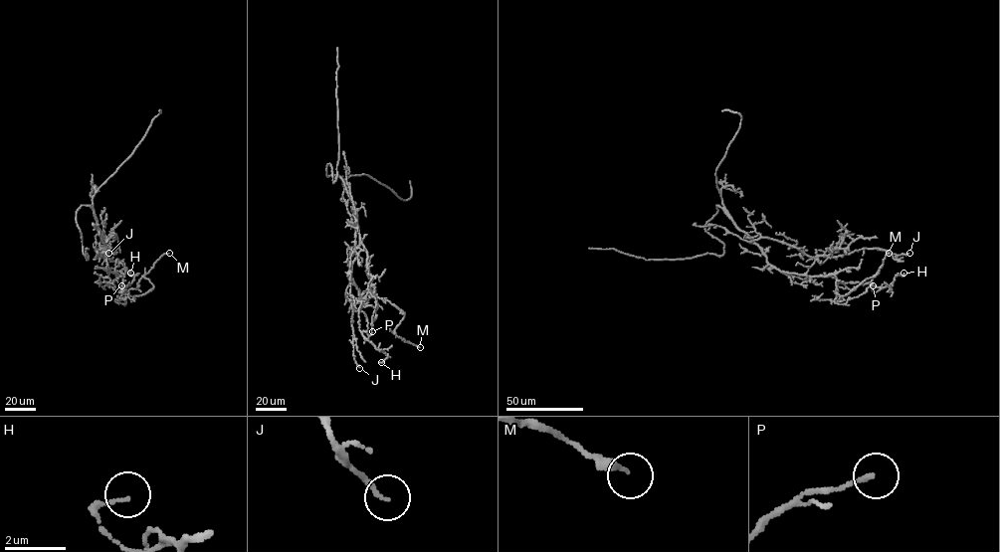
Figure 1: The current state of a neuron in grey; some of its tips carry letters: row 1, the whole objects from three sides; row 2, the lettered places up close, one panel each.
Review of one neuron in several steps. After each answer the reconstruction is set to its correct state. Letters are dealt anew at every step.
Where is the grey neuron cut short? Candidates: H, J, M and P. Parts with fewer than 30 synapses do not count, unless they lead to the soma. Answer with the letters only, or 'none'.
none

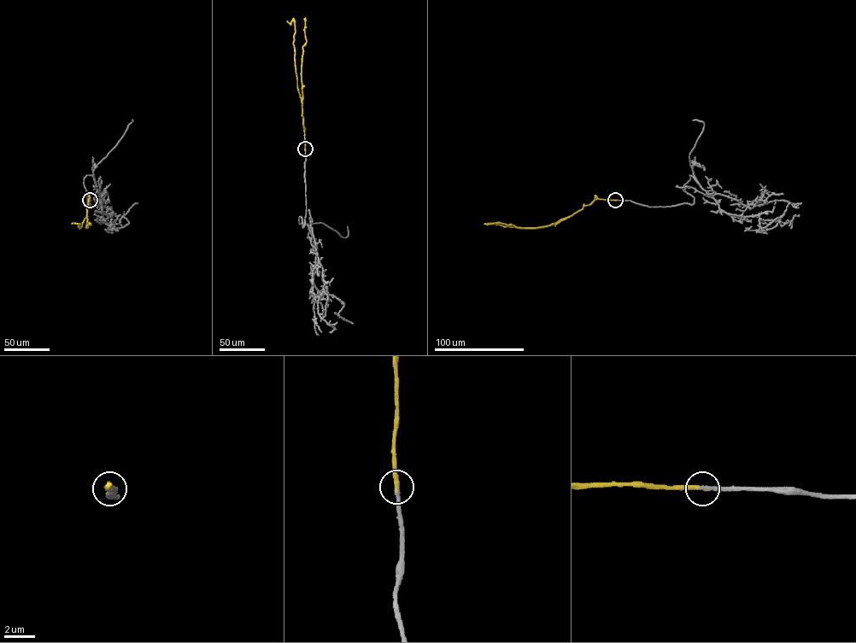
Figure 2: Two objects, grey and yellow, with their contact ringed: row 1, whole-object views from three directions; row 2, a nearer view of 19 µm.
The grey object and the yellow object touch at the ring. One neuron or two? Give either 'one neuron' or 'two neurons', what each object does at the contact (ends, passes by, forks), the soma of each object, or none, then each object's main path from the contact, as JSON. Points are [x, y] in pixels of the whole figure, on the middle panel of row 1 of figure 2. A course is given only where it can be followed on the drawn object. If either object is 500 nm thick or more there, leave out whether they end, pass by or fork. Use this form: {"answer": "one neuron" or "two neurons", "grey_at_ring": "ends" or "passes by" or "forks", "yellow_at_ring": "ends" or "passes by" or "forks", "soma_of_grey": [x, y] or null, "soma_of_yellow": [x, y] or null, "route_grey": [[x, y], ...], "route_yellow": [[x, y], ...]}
{"answer": "one neuron", "grey_at_ring": "ends", "yellow_at_ring": "ends", "soma_of_grey": null, "soma_of_yellow": null, "route_grey": [[305, 149], [306, 215], [304, 226], [301, 216], [299, 223], [314, 240], [326, 293], [353, 324]], "route_yellow": [[305, 149], [301, 102], [297, 89], [293, 43], [295, 20], [290, 24], [287, 20]]}

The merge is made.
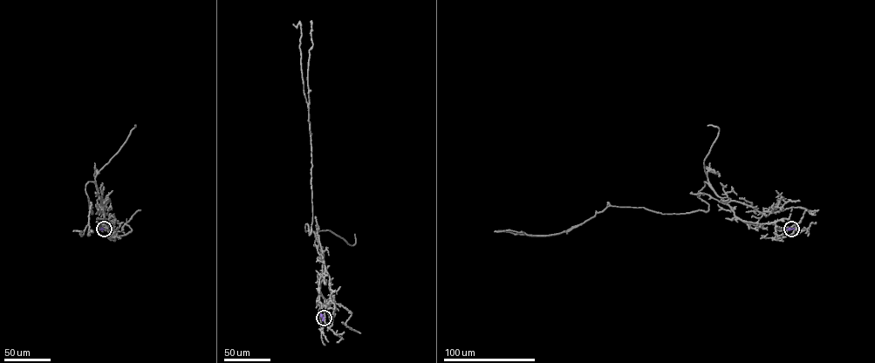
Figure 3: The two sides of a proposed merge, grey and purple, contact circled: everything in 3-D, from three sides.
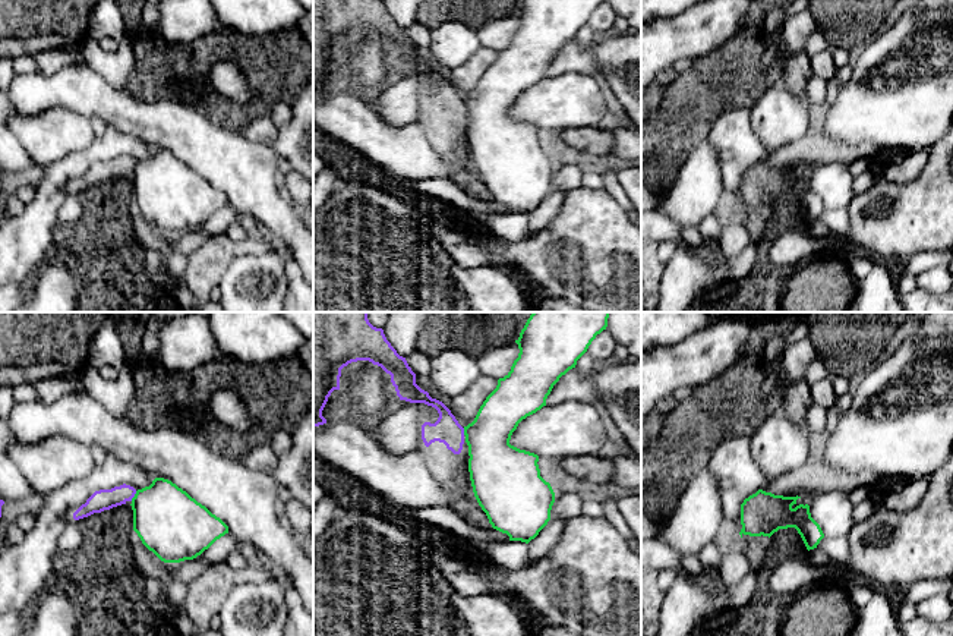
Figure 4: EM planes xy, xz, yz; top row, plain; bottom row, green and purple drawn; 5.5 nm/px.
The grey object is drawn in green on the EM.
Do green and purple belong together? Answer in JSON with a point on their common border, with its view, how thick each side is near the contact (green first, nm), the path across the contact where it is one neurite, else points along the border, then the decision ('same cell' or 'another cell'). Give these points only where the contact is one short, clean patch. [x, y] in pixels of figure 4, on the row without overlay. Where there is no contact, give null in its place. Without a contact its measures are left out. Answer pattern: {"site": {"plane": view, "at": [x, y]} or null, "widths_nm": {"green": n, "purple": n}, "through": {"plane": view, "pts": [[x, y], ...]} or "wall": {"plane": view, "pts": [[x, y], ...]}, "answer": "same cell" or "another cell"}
{"site": {"plane": "xy", "at": [135, 167]}, "widths_nm": {"green": 360, "purple": 120}, "wall": {"plane": "xy", "pts": [[136, 163], [131, 172]]}, "answer": "another cell"}

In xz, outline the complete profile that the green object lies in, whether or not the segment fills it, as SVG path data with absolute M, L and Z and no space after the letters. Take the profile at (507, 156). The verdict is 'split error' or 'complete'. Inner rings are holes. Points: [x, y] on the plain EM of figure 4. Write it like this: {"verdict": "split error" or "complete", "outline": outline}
{"verdict": "complete", "outline": "M523 0L520 9L515 12L520 25L511 42L498 51L496 60L486 69L474 92L464 98L470 127L468 144L474 169L486 185L492 199L507 205L509 212L528 215L534 211L550 192L550 182L555 174L555 164L550 155L540 148L539 127L511 117L511 107L523 91L546 78L546 70L553 57L562 47L575 40L577 32L603 1L606 0Z"}

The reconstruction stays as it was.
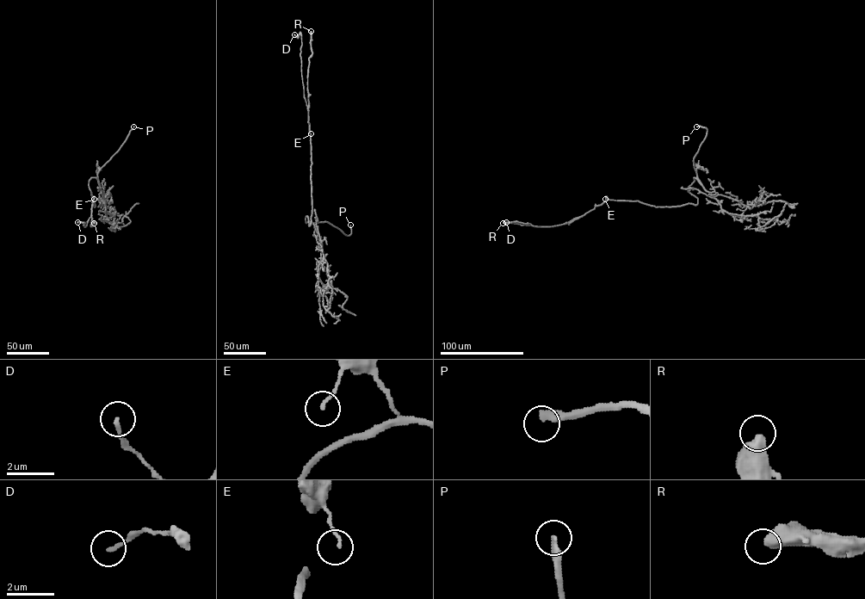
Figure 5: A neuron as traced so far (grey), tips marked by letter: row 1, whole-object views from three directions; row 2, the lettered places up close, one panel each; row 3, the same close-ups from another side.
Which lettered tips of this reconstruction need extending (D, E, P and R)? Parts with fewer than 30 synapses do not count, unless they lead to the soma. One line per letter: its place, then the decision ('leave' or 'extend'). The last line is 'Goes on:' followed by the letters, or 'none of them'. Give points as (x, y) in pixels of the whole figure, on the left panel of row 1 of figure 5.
D: at (77, 222); leave
E: at (94, 199); leave
P: at (133, 126); extend
R: at (94, 223); leave
Goes on: P

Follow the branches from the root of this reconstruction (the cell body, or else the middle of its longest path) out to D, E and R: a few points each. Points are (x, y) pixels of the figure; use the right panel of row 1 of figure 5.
D: (685, 204), (655, 206), (638, 200), (608, 199), (582, 217), (557, 225), (537, 227), (506, 222)
E: (685, 204), (655, 206), (638, 200), (605, 199)
R: (685, 204), (655, 206), (638, 200), (608, 199), (569, 223), (551, 226), (517, 221), (503, 223)

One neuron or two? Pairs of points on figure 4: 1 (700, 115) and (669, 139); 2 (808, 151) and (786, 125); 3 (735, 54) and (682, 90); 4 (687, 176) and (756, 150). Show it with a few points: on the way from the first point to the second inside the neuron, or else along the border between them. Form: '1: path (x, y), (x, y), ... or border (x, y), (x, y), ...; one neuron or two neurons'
1: path (693, 119), (677, 135); one neuron
2: border (810, 131), (767, 153); two neurons
3: path (722, 68), (700, 90), (696, 90); one neuron
4: border (707, 137), (720, 172), (718, 200); two neurons

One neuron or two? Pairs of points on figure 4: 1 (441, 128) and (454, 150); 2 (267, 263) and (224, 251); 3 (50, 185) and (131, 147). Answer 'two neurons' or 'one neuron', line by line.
1: one neuron
2: two neurons
3: one neuron

